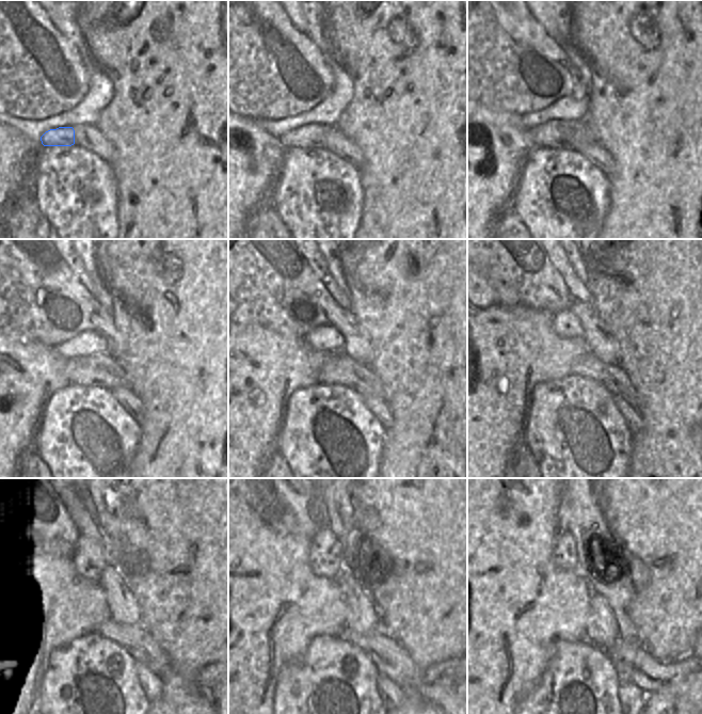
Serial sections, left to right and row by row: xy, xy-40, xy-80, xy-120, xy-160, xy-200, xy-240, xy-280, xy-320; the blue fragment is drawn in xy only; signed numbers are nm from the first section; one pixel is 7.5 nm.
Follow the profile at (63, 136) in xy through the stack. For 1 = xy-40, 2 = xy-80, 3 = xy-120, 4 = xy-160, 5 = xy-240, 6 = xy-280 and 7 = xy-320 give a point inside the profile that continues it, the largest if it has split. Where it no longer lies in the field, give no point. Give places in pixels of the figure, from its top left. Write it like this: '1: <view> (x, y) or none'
1: xy-40 (312, 136)
2: xy-80 (571, 135)
3: xy-120 (100, 369)
4: xy-160 (338, 369)
5: xy-240 (136, 639)
6: xy-280 (445, 683)
7: xy-320 (684, 679)

